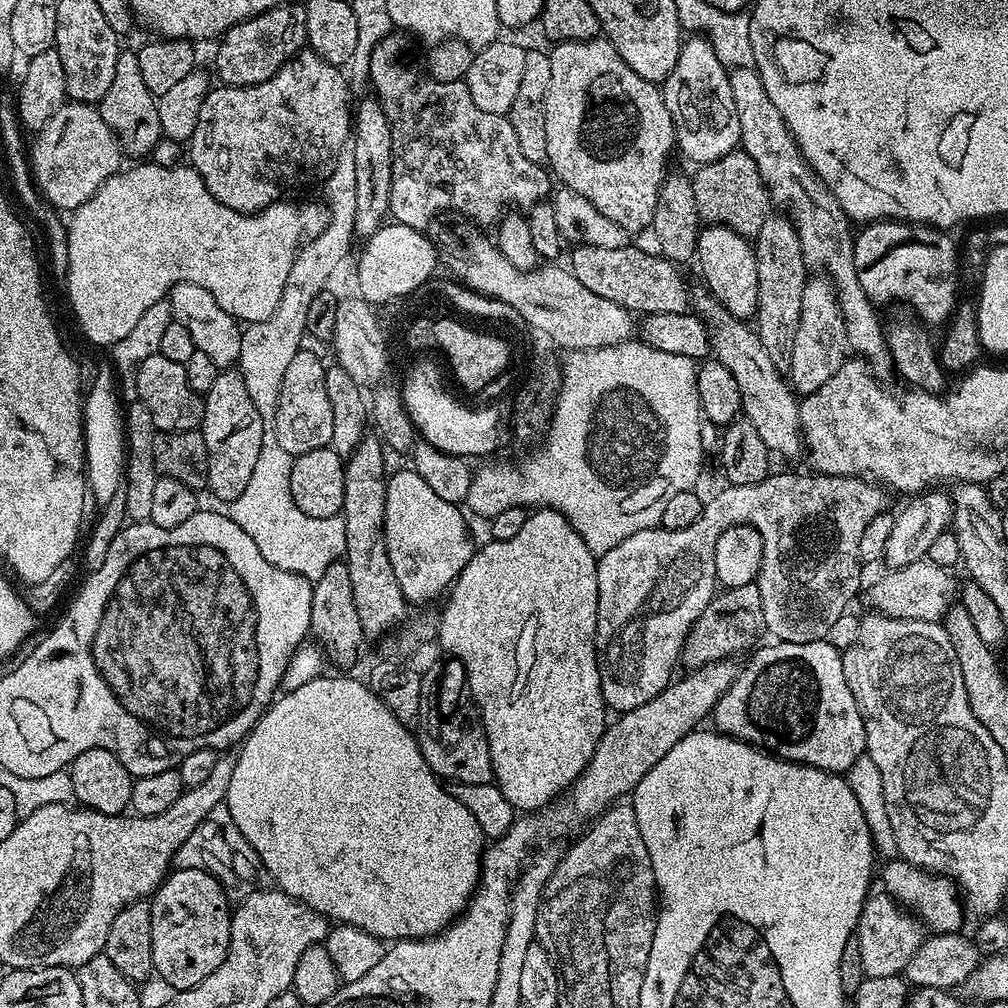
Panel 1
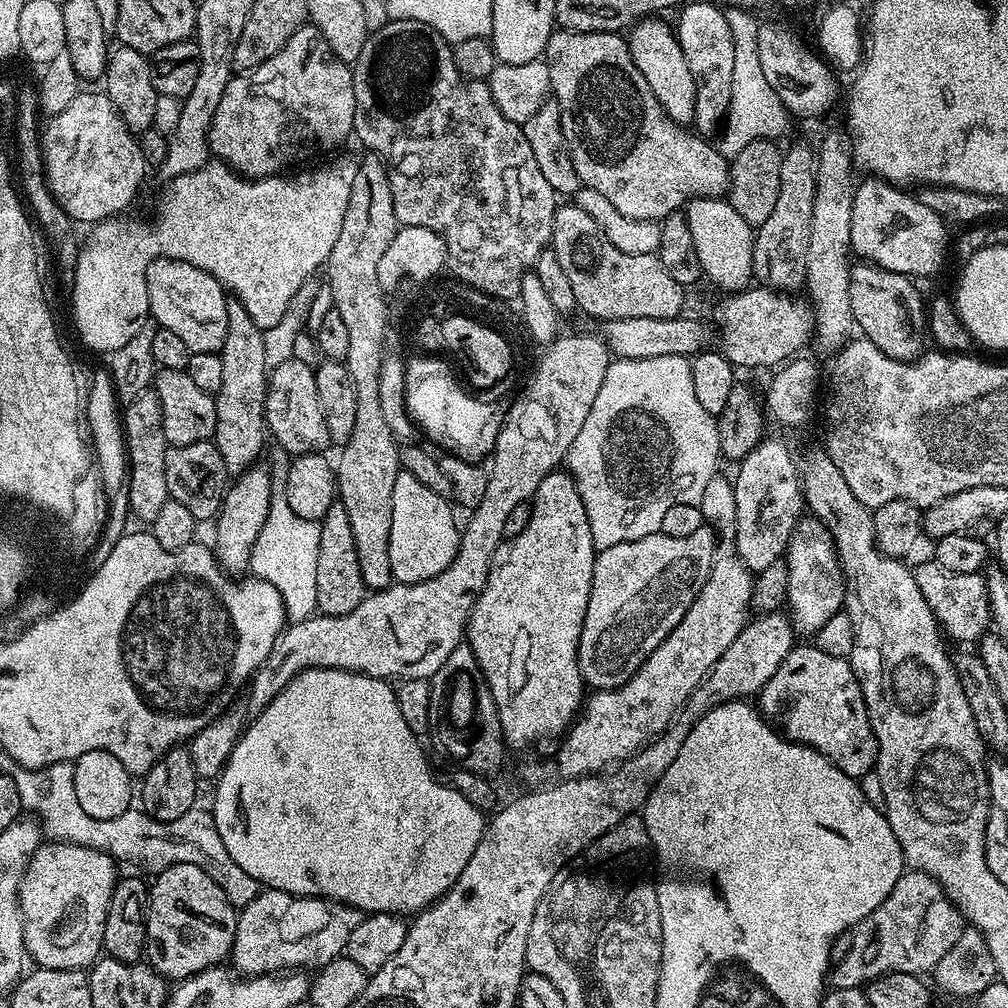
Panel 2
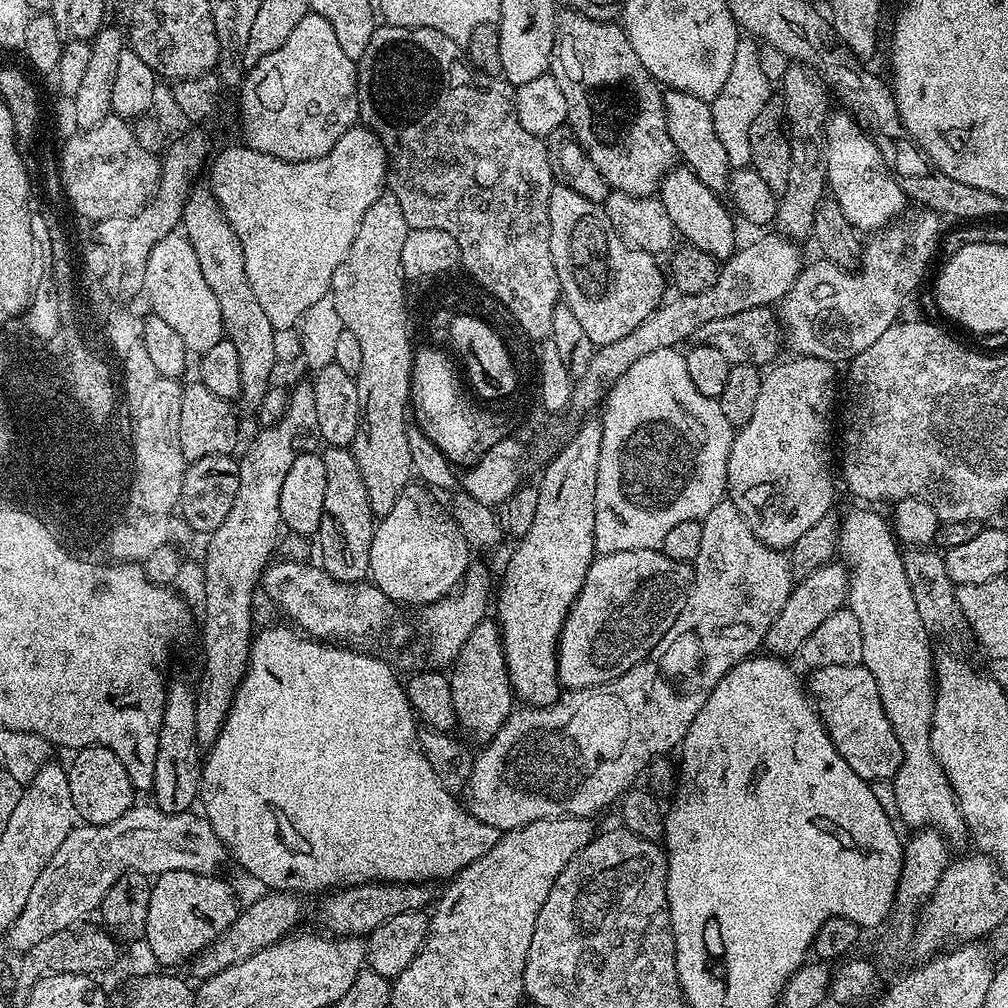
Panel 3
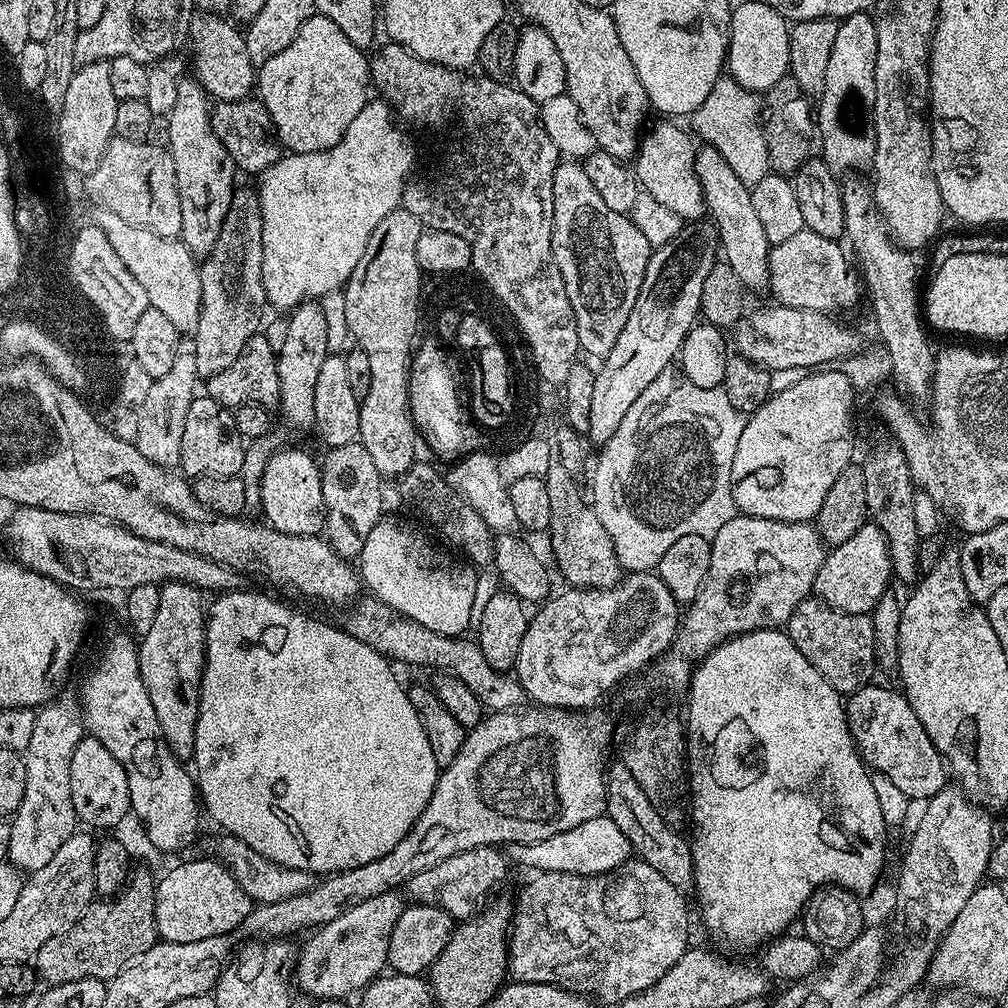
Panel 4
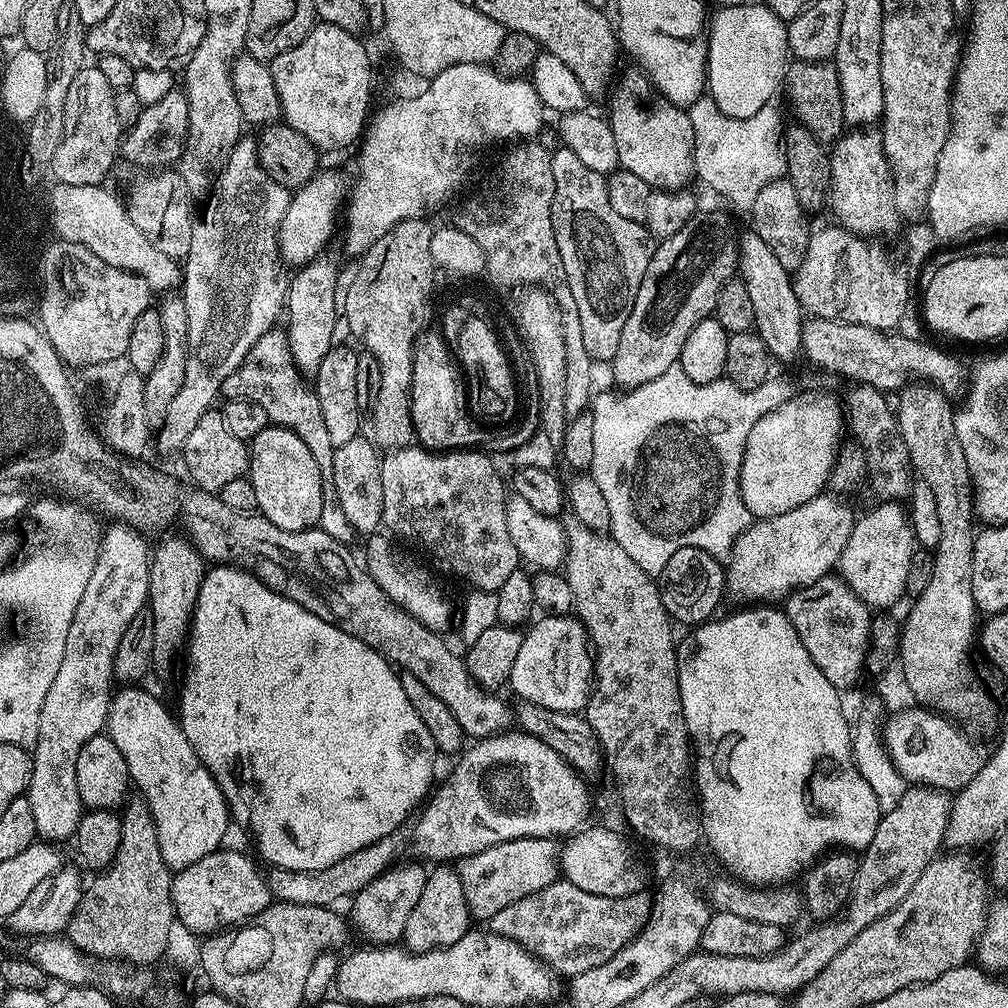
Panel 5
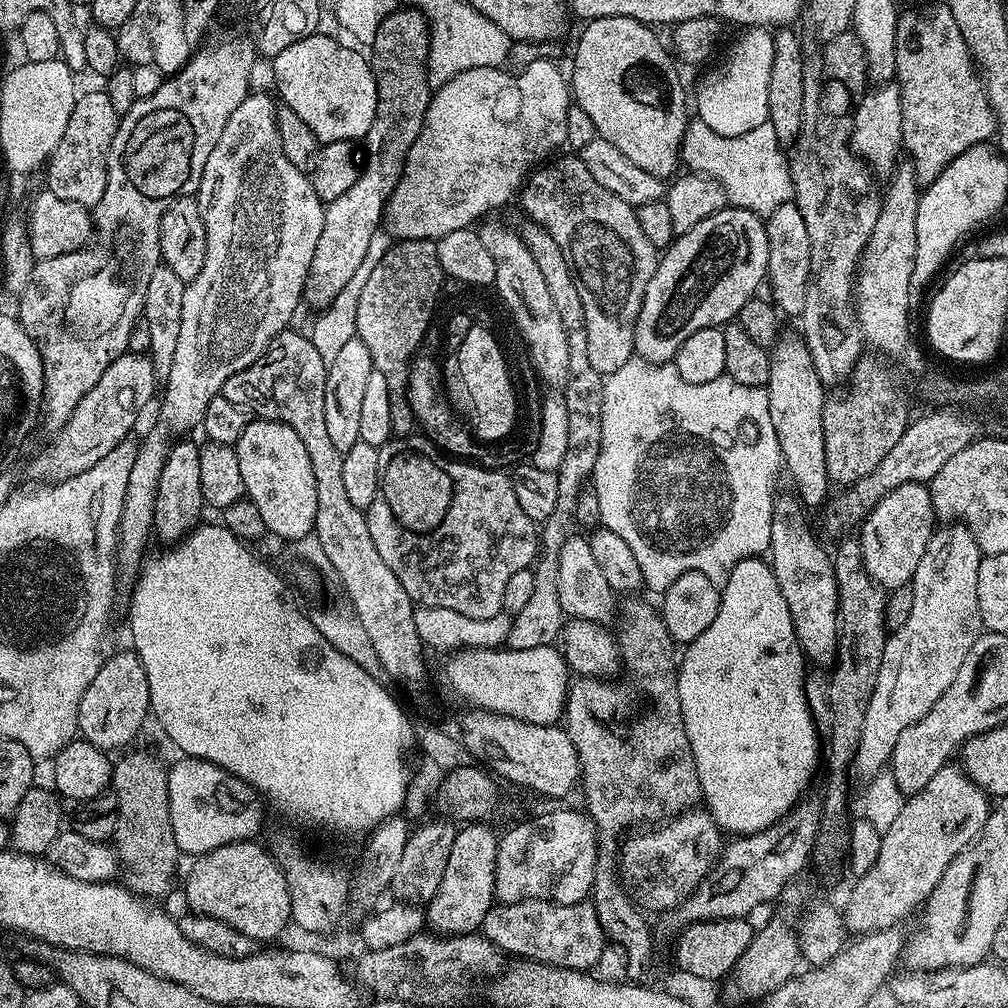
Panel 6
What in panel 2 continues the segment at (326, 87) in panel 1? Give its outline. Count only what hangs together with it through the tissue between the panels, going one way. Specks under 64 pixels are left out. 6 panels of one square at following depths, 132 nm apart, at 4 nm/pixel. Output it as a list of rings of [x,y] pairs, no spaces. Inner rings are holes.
[[[299,28],[290,42],[274,58],[262,62],[262,66],[247,74],[233,75],[232,81],[214,110],[212,125],[208,131],[208,146],[215,159],[222,160],[241,176],[259,178],[283,173],[291,156],[308,160],[319,152],[332,152],[347,136],[353,135],[354,82],[352,69],[330,50],[330,42],[322,38],[316,28]]]

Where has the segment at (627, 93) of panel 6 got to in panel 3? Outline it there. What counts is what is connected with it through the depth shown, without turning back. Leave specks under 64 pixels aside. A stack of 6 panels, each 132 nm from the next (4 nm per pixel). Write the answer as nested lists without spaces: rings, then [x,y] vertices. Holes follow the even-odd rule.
[[[677,166],[664,175],[658,198],[662,206],[666,206],[666,214],[670,214],[670,222],[674,222],[677,233],[687,243],[693,244],[707,256],[712,256],[717,262],[727,260],[736,251],[738,241],[736,224],[732,221],[733,213],[730,210],[728,213],[720,202],[721,197],[712,192],[710,186],[702,186],[702,182],[698,182],[698,178],[687,166]]]

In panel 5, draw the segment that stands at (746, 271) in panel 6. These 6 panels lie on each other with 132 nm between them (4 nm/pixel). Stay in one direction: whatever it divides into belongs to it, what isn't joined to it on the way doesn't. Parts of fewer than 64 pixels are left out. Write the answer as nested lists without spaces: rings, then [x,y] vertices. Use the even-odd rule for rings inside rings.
[[[703,212],[686,222],[678,234],[655,245],[638,298],[634,298],[634,310],[622,326],[618,354],[610,361],[617,385],[625,389],[654,382],[674,367],[690,330],[715,313],[724,287],[737,275],[742,240],[736,237],[731,218],[724,212]]]

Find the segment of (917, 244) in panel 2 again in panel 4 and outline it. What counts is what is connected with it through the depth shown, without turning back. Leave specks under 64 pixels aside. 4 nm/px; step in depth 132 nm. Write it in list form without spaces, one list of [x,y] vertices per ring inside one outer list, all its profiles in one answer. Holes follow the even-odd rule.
[[[859,12],[843,17],[838,23],[838,34],[834,38],[834,50],[830,50],[830,63],[826,65],[824,90],[818,97],[818,111],[815,113],[817,129],[822,138],[822,159],[837,174],[856,174],[859,168],[867,169],[876,153],[876,127],[872,121],[874,106],[874,62],[878,54],[878,34],[868,12]]]

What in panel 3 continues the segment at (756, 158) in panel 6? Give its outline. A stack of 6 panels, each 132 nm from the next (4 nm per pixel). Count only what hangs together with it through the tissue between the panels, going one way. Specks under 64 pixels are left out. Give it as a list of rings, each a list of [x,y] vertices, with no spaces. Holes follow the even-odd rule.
[[[737,39],[730,78],[726,78],[726,86],[722,86],[720,93],[710,101],[714,114],[714,130],[718,130],[718,139],[726,149],[726,158],[730,158],[733,169],[751,165],[750,122],[754,122],[754,118],[758,118],[758,110],[762,110],[762,106],[766,106],[773,99],[774,84],[766,78],[762,70],[761,55],[761,45],[755,39]]]

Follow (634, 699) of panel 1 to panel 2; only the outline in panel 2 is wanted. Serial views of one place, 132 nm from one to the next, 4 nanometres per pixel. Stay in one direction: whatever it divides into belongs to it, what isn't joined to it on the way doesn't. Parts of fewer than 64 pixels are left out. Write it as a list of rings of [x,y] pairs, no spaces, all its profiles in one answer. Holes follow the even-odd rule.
[[[808,514],[799,519],[796,529],[789,539],[786,559],[788,561],[788,598],[787,607],[792,607],[790,619],[792,630],[797,637],[815,637],[818,630],[834,614],[844,608],[844,572],[840,569],[840,560],[836,556],[836,544],[828,527],[814,515]],[[705,526],[686,534],[686,538],[670,538],[664,532],[655,532],[634,542],[618,542],[618,546],[601,548],[594,562],[594,574],[590,586],[590,602],[586,606],[586,618],[578,646],[580,672],[589,689],[617,688],[627,682],[658,650],[658,646],[682,622],[686,610],[698,598],[707,572],[712,569],[716,557],[718,536]]]

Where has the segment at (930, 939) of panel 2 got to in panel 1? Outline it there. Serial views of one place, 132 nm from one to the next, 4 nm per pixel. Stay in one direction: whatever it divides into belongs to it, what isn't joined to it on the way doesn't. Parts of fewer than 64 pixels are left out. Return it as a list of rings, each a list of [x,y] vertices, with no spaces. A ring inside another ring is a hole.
[[[872,894],[865,900],[854,935],[860,940],[861,966],[868,976],[900,976],[912,955],[920,948],[921,925],[915,915],[907,916],[903,911],[908,913],[888,894]]]

